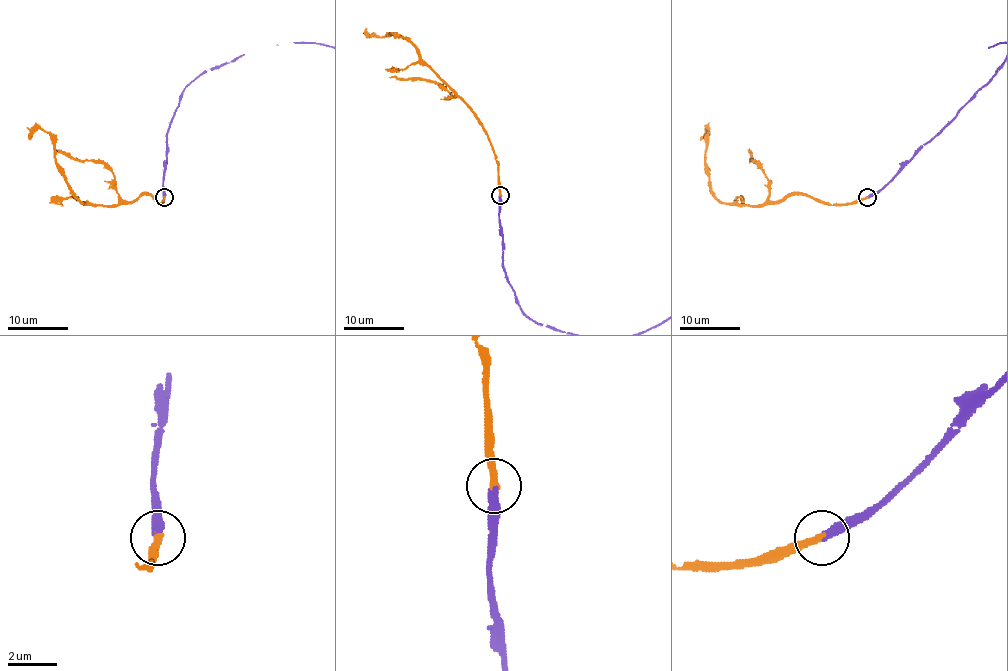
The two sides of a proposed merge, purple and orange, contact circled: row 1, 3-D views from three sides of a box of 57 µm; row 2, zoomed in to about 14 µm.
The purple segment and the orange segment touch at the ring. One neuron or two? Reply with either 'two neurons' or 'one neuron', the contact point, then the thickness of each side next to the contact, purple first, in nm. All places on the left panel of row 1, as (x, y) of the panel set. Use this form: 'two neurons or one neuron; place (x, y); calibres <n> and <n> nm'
one neuron; place (164, 197); calibres 400 and 320 nm

